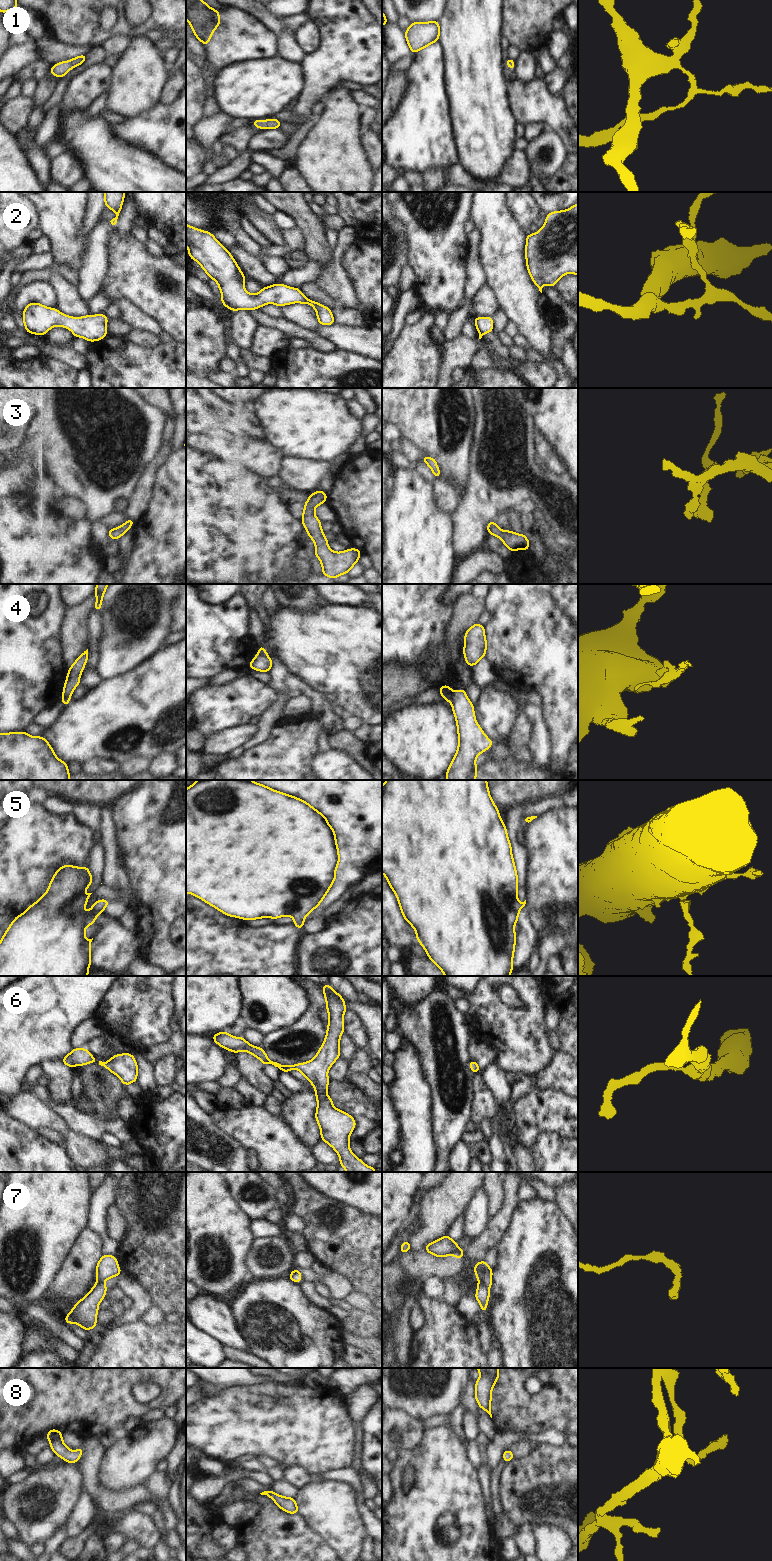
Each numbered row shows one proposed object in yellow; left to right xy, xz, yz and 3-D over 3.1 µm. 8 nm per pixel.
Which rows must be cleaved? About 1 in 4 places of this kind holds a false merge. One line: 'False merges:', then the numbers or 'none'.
False merges: 4, 7

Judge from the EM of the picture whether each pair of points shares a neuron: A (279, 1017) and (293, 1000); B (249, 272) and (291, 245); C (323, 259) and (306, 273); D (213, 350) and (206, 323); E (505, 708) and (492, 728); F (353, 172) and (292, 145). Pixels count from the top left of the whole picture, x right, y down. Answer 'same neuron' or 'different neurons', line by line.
A: same neuron
B: same neuron
C: different neurons
D: same neuron
E: same neuron
F: different neurons

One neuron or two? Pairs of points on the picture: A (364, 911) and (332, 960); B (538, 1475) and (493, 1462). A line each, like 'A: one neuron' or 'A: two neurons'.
A: one neuron
B: two neurons

